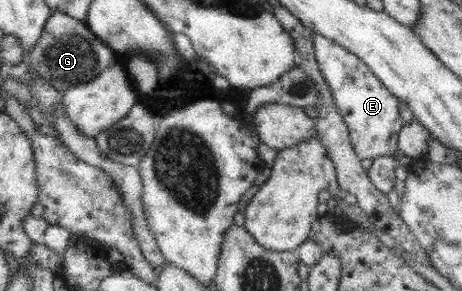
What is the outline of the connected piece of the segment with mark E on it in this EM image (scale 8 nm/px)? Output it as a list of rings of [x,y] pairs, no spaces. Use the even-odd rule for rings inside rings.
[[[316,32],[314,37],[319,70],[333,94],[335,109],[343,117],[349,130],[353,151],[361,160],[375,160],[381,156],[394,157],[398,150],[397,135],[405,125],[399,112],[400,101],[355,53],[343,48],[330,37]]]

